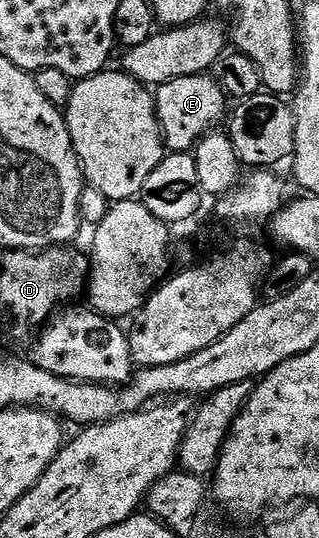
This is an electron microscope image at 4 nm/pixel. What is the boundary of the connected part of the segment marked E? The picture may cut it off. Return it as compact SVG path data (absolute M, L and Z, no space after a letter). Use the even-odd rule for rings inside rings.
M210 75L172 79L172 83L157 86L154 106L158 112L162 140L166 142L167 150L172 153L190 153L203 137L221 126L218 124L222 120L222 124L227 120L226 104L226 93Z

